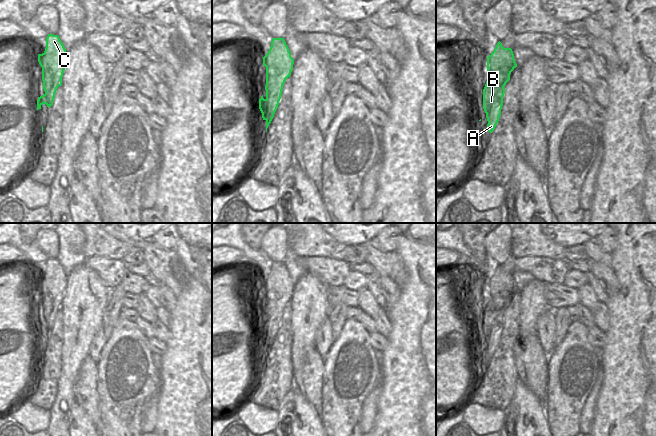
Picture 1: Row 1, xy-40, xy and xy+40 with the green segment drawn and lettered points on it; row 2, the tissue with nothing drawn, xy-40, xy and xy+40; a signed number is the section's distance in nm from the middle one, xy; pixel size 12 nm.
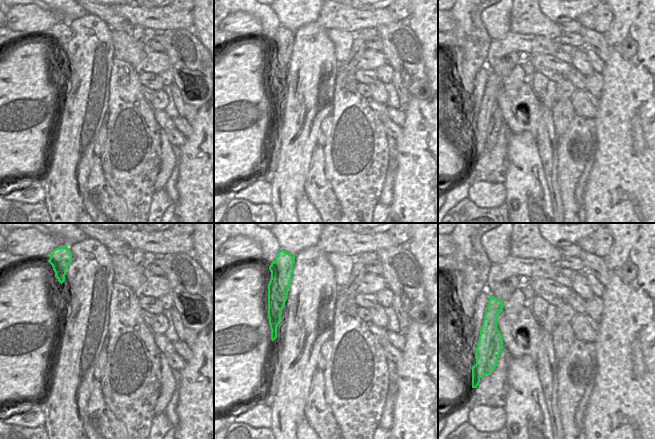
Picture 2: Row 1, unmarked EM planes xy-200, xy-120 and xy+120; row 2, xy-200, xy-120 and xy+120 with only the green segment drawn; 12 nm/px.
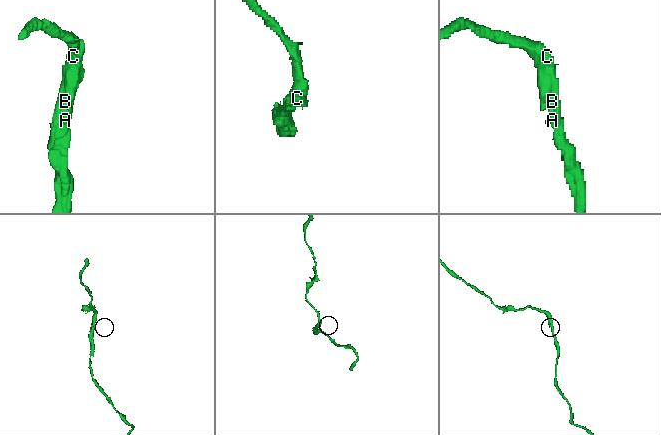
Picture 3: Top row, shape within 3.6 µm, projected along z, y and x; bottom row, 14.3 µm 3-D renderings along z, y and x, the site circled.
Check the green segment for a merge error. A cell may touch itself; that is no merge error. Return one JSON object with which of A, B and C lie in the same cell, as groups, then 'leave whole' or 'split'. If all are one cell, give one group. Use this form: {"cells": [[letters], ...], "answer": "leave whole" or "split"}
{"cells": [["A"], ["B", "C"]], "answer": "split"}

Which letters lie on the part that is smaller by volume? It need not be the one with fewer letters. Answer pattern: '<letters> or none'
A.

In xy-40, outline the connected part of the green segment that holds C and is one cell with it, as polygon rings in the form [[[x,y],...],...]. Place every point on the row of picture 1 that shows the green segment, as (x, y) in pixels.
[[[48,34],[46,38],[46,48],[42,54],[38,54],[38,62],[42,67],[42,78],[53,76],[55,72],[65,71],[67,62],[67,52],[58,35]]]

